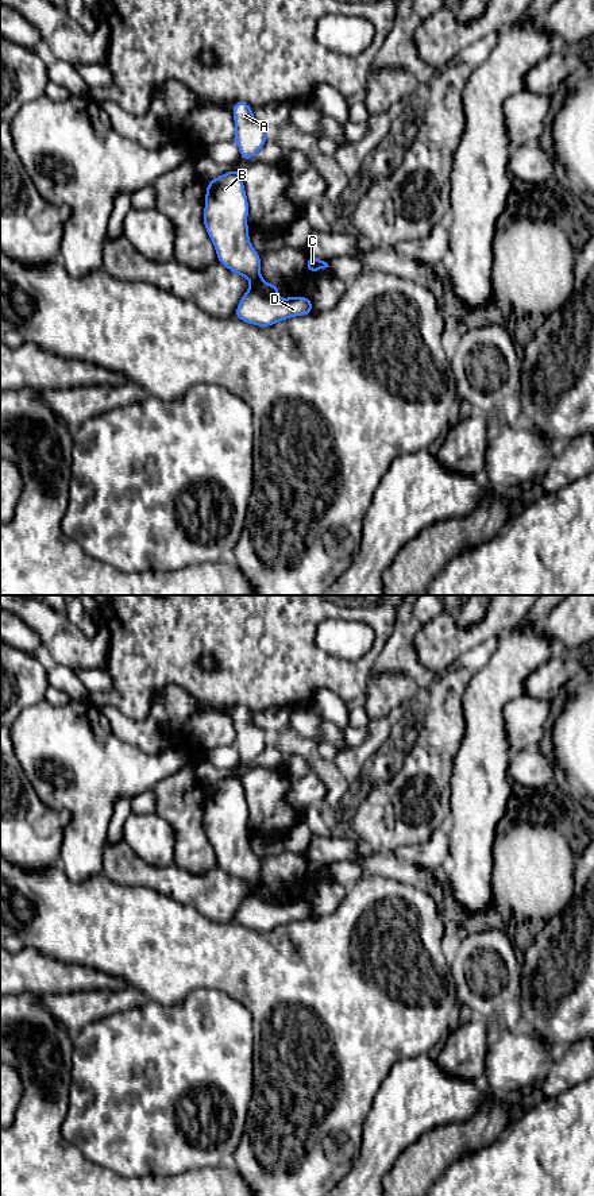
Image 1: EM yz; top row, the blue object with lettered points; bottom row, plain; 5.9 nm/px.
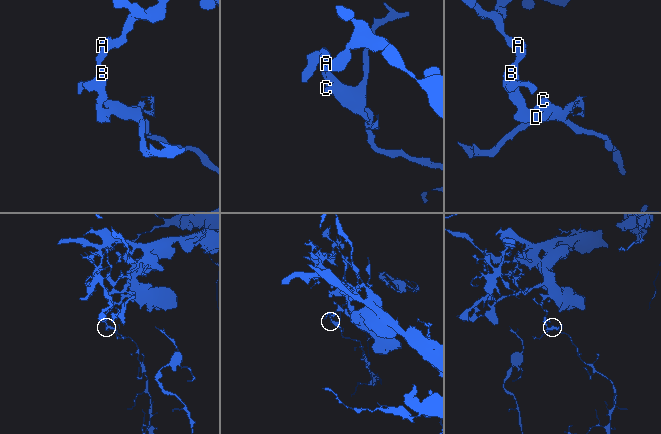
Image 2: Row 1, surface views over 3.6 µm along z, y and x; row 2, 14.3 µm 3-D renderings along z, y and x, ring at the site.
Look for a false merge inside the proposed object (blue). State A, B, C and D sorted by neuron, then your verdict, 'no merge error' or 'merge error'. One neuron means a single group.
groups A B D / C; merge error

